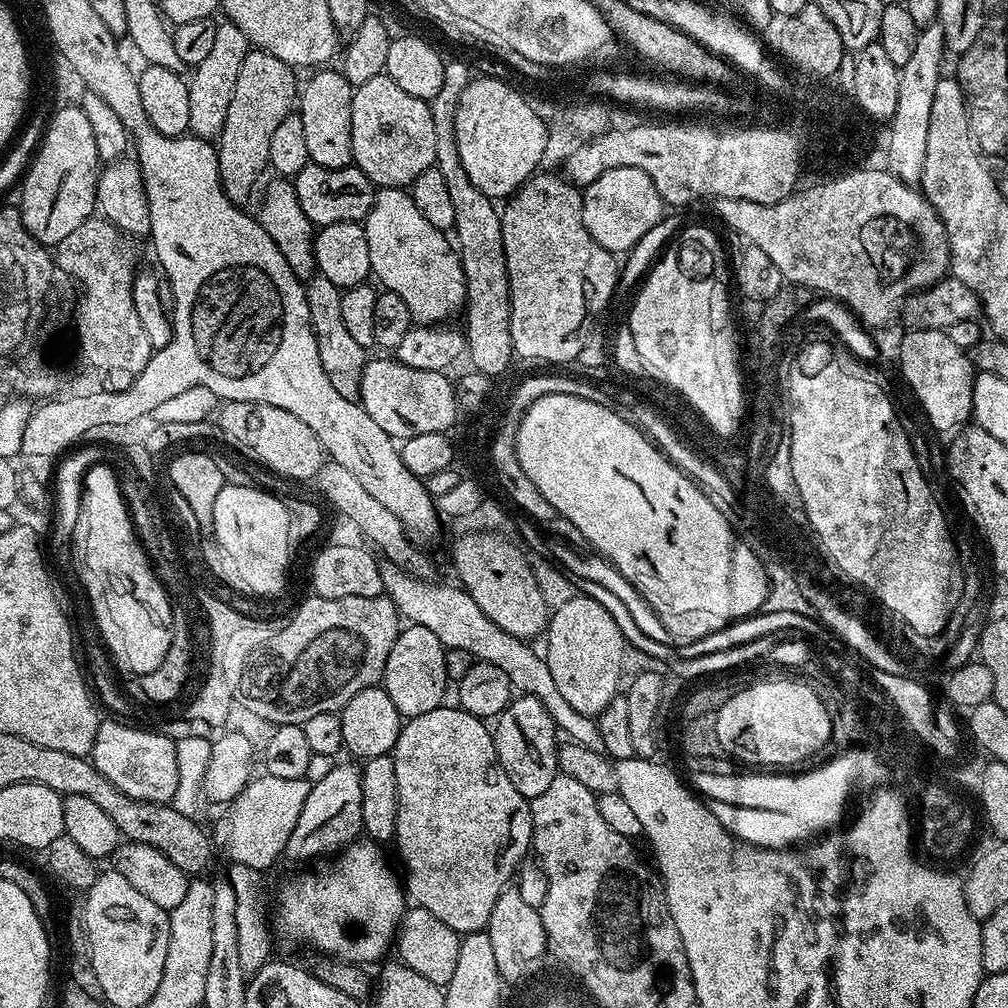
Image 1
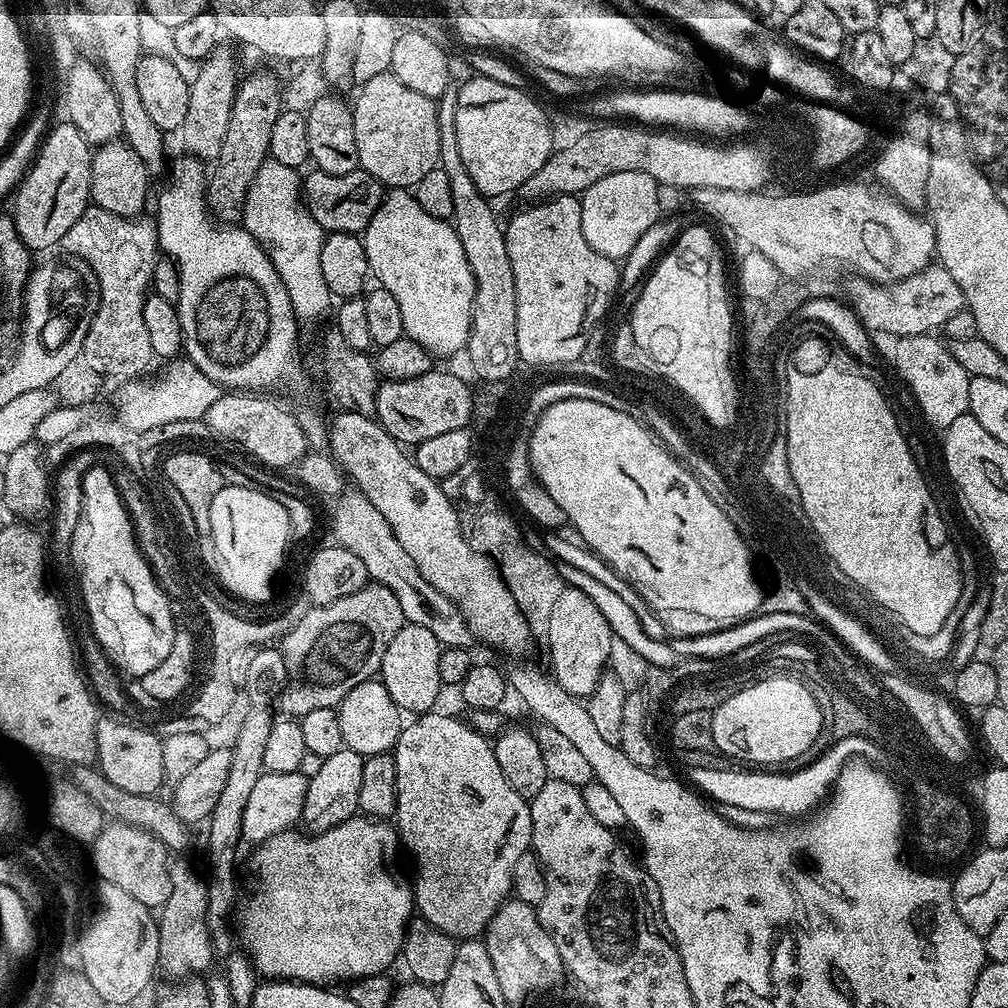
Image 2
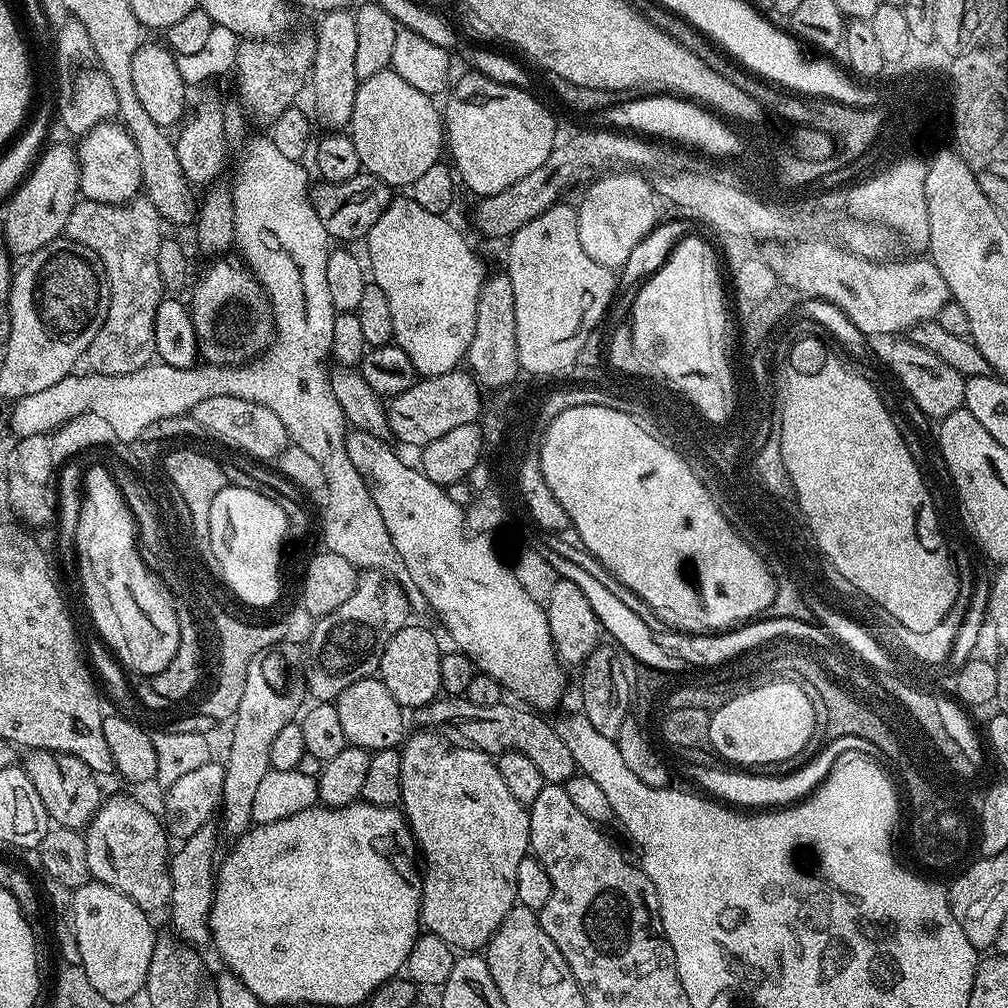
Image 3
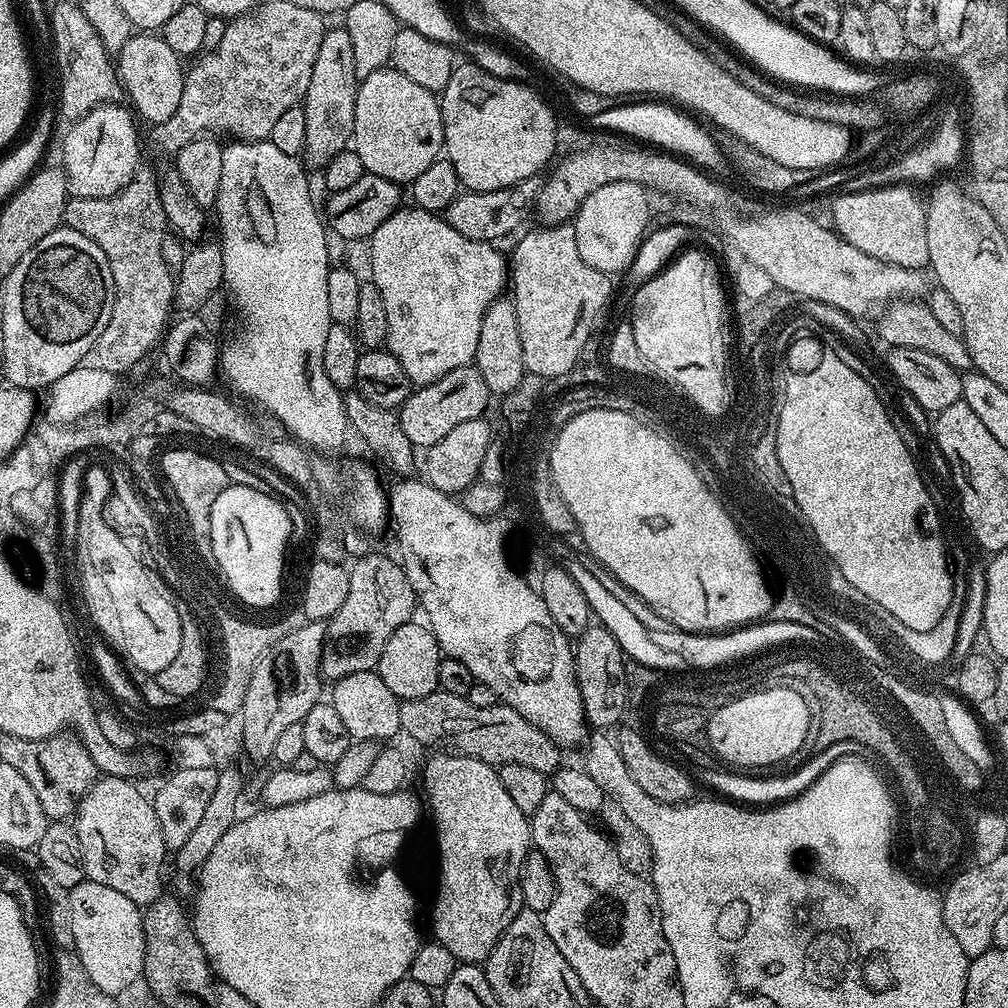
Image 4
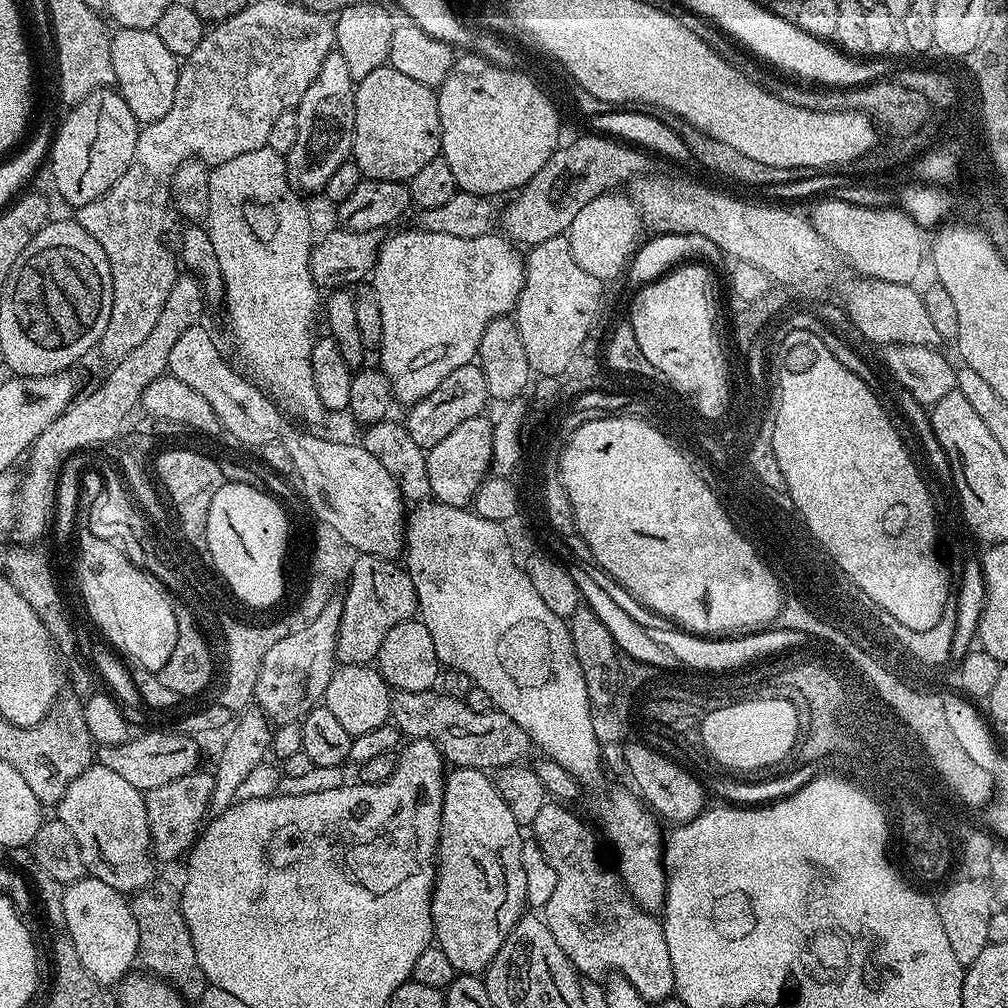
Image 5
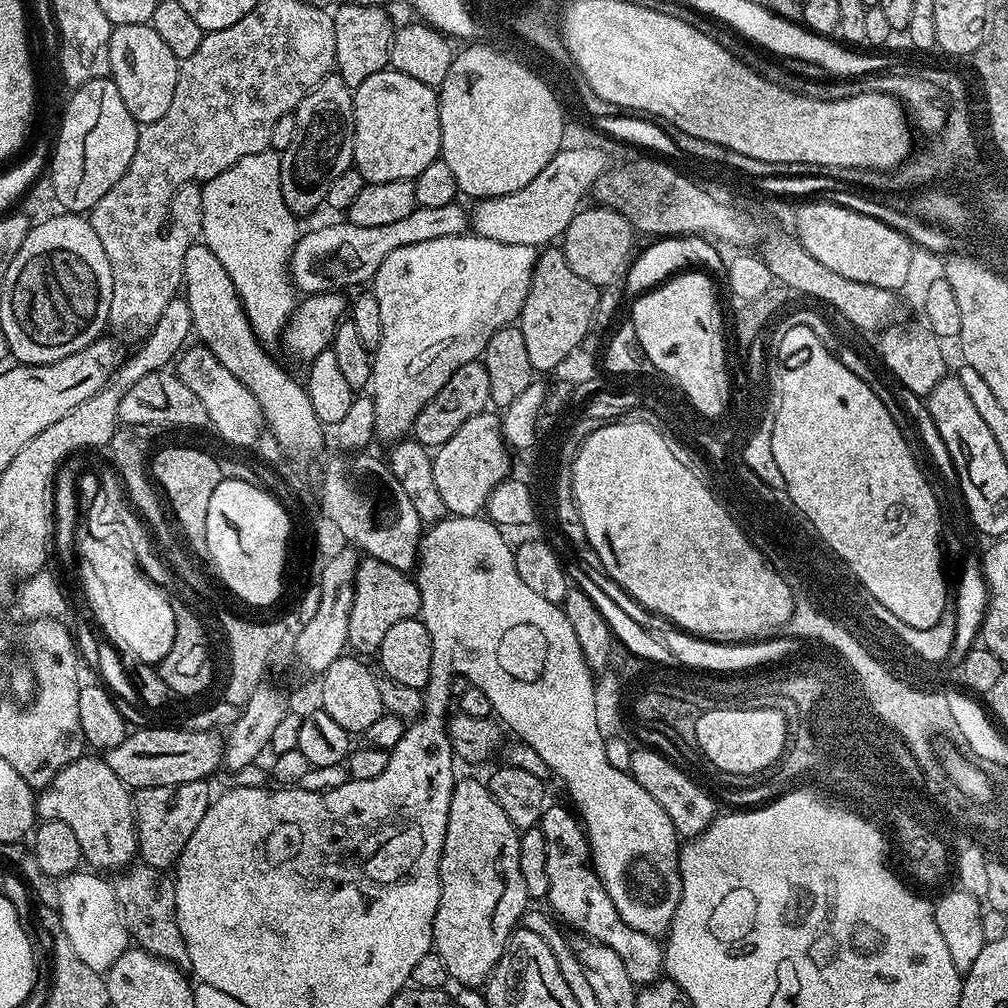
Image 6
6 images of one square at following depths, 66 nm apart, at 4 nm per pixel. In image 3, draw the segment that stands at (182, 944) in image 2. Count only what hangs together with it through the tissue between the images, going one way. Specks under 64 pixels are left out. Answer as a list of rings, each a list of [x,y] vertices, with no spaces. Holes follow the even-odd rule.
[[[209,822],[202,825],[198,830],[194,830],[194,834],[190,834],[185,840],[183,840],[179,845],[180,849],[178,849],[177,852],[175,849],[170,856],[168,873],[170,874],[170,882],[172,883],[172,893],[168,899],[166,912],[167,915],[172,915],[173,929],[171,928],[171,931],[188,946],[201,946],[200,944],[207,945],[210,940],[208,915],[212,909],[214,869],[218,864],[218,855],[216,856],[216,832],[218,836],[218,828],[215,823]]]

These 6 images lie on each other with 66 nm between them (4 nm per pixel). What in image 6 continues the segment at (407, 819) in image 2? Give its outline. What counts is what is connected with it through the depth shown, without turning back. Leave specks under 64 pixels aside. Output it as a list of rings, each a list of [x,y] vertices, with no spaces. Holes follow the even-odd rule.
[[[457,779],[454,787],[452,787],[452,797],[450,798],[450,814],[446,822],[446,838],[442,846],[442,858],[440,859],[440,897],[438,898],[438,910],[434,914],[434,926],[432,927],[432,943],[434,951],[442,958],[442,962],[446,962],[446,970],[449,977],[453,981],[457,980],[460,986],[468,990],[476,990],[487,981],[488,976],[494,970],[494,966],[502,958],[504,948],[508,944],[509,938],[516,931],[518,925],[523,921],[524,913],[529,911],[530,897],[526,890],[526,882],[522,882],[522,866],[520,865],[520,838],[521,833],[510,822],[510,818],[506,818],[502,806],[498,806],[498,802],[494,798],[494,794],[490,794],[487,783],[481,780],[464,780]]]

